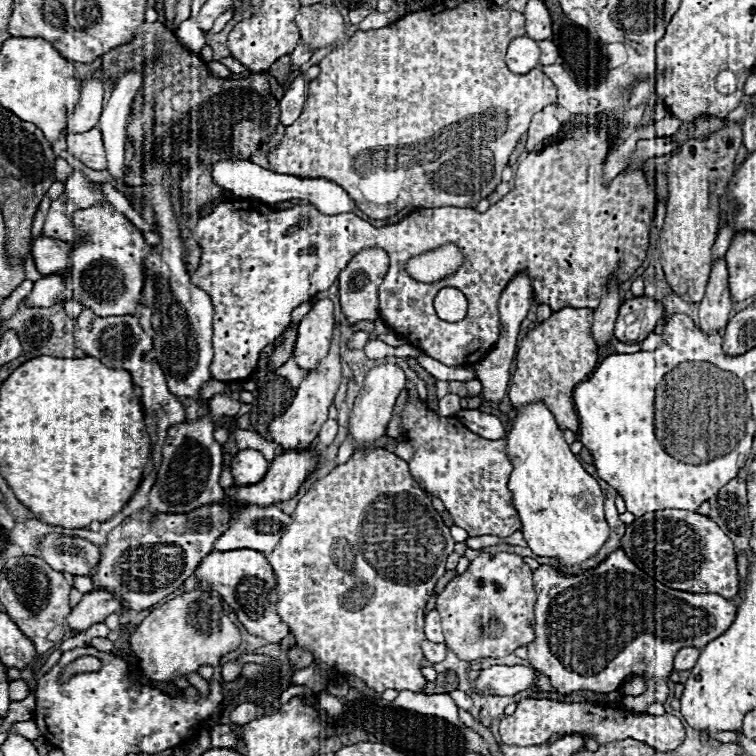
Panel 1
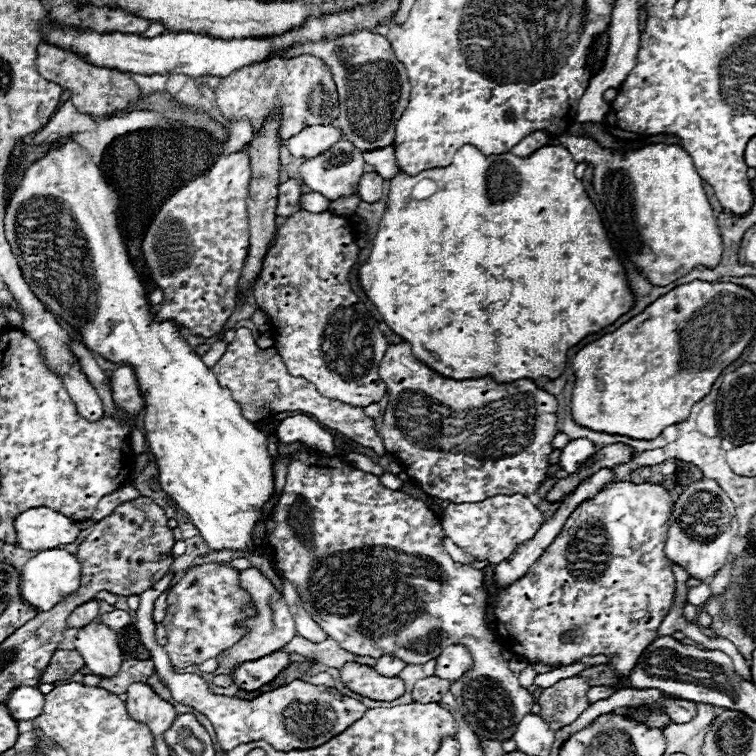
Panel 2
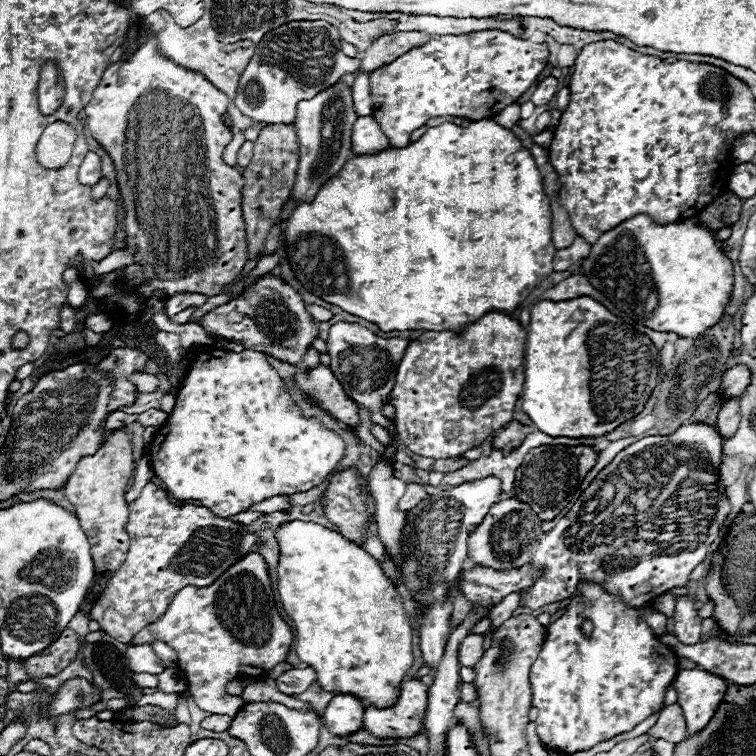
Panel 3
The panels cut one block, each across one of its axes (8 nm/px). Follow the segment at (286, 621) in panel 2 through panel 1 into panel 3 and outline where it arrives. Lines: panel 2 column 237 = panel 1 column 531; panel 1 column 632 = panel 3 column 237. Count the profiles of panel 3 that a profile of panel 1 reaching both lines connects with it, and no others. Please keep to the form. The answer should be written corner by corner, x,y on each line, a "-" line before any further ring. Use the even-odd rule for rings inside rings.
252,552
232,570
226,570
212,586
206,588
196,588
196,586
186,586
180,590
174,600
170,602
166,614
152,626
146,626
140,630
130,644
152,644
152,642
166,642
172,650
178,652
178,664
184,676
188,678
188,690
190,696
194,698
196,706
204,712
210,714
228,714
234,716
238,708
234,708
234,696
226,692
226,684
232,682
234,678
256,678
264,676
270,672
278,662
284,662
288,656
288,650
292,646
292,628
288,622
280,616
278,606
274,602
274,592
272,592
272,582
270,582
270,572
266,560
258,554

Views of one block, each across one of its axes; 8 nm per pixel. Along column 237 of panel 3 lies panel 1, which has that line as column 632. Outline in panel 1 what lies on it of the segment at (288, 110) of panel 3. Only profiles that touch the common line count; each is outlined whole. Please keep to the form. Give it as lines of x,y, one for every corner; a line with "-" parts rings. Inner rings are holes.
646,80
646,82
638,82
634,88
632,88
632,98
628,102
630,108
638,106
638,104
650,104
656,112
656,120
662,120
666,114
668,114
668,108
666,104
654,94
654,80

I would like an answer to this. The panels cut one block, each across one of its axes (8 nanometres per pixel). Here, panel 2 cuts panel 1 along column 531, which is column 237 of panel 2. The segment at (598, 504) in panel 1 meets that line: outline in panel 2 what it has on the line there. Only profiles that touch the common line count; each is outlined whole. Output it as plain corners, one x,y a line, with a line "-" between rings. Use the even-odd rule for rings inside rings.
68,140
64,144
56,144
52,146
46,156
42,156
40,160
36,160
24,174
22,184
12,192
12,198
6,206
6,216
4,216
4,228
6,228
6,240
18,260
18,266
22,270
24,280
28,282
30,290
36,294
36,298
50,310
54,312
60,320
66,320
78,334
80,340
84,342
84,346
96,354
100,354
104,360
116,362
116,364
124,364
124,366
132,366
136,380
138,380
138,388
140,394
144,398
144,434
148,440
148,446
154,454
156,466
158,466
158,482
160,488
188,514
188,518
192,520
192,524
200,530
202,538
208,542
208,546
212,550
222,550
222,548
234,548
234,550
254,550
254,542
252,542
252,526
258,522
260,518
260,510
264,506
264,502
270,498
272,490
274,490
274,474
272,474
272,460
268,454
268,446
266,446
266,434
260,432
250,420
246,420
242,416
240,406
232,400
232,394
228,388
218,386
218,380
214,376
214,372
200,360
200,356
194,352
194,348
182,338
180,328
174,320
166,320
166,322
158,322
154,308
148,302
148,294
146,288
138,276
138,272
134,270
130,258
128,258
128,250
126,250
126,242
122,238
120,232
120,220
118,220
118,204
120,204
120,194
114,188
114,184
110,184
102,174
100,168
92,162
92,158
88,156
88,152
74,140

